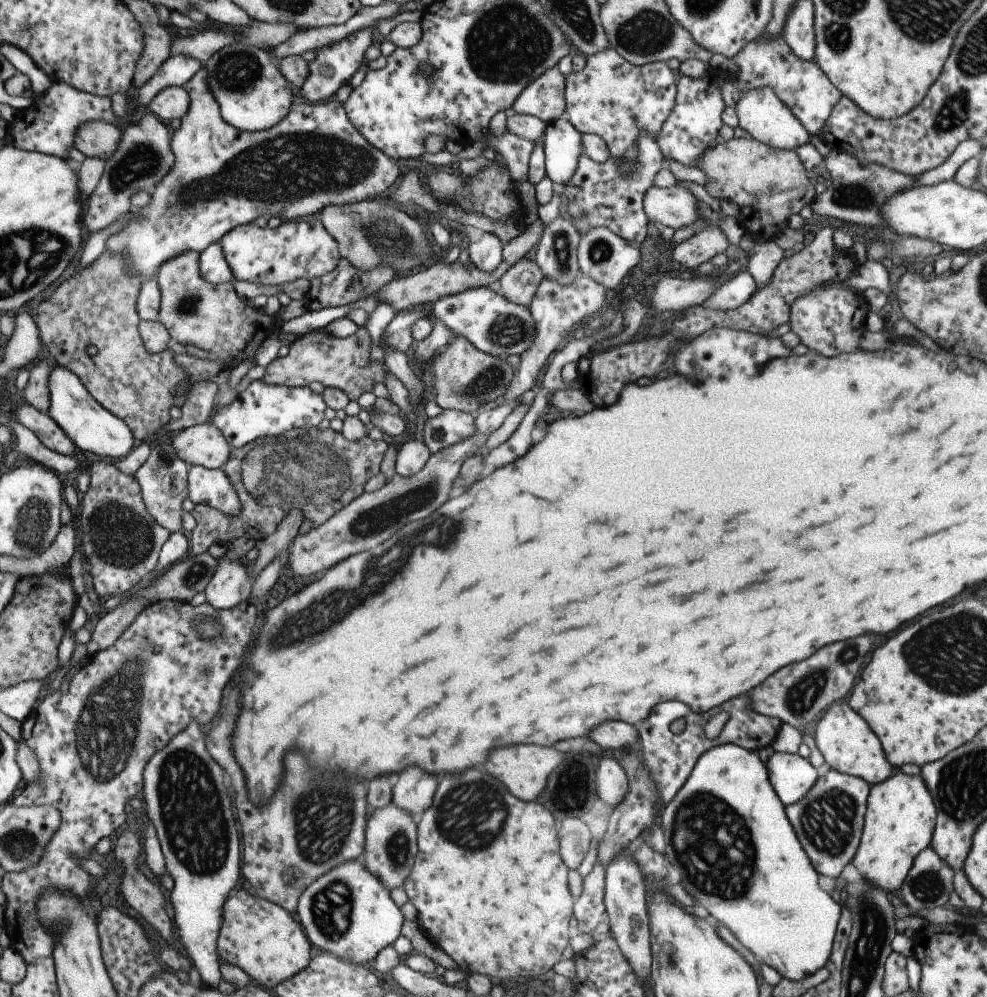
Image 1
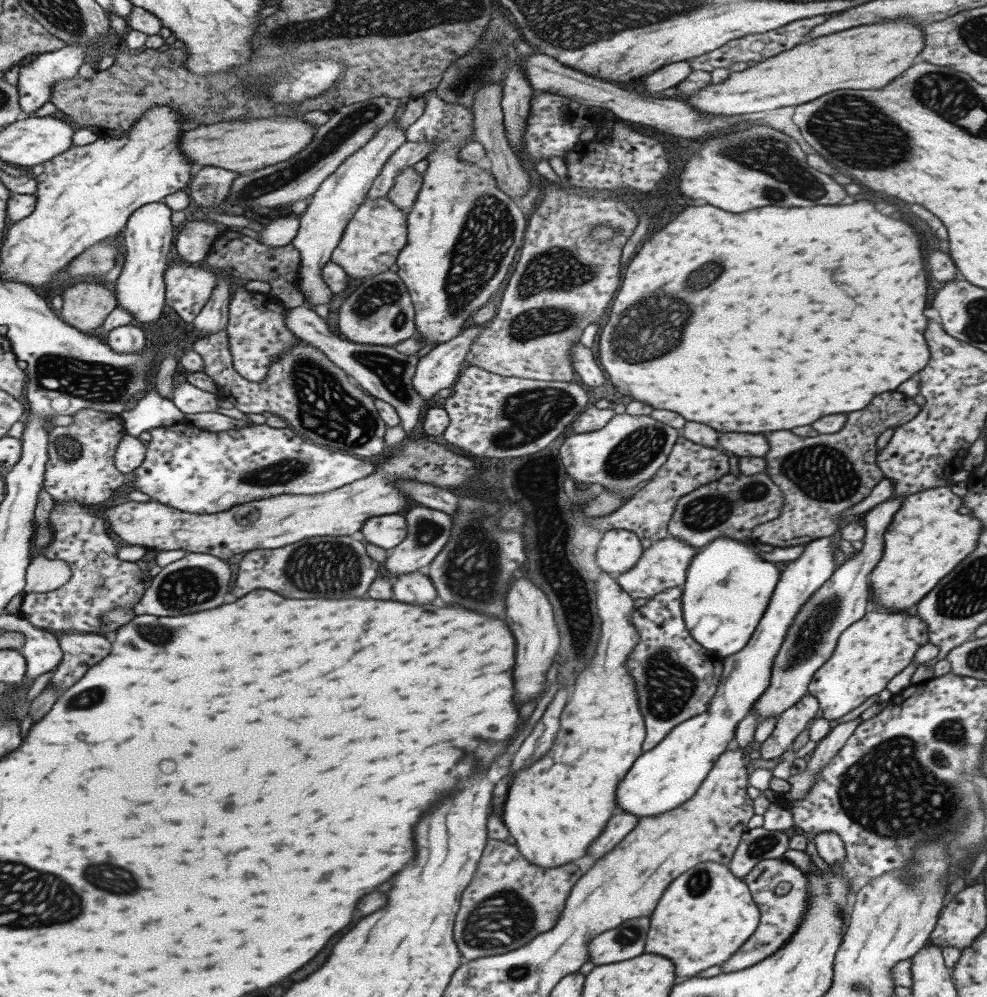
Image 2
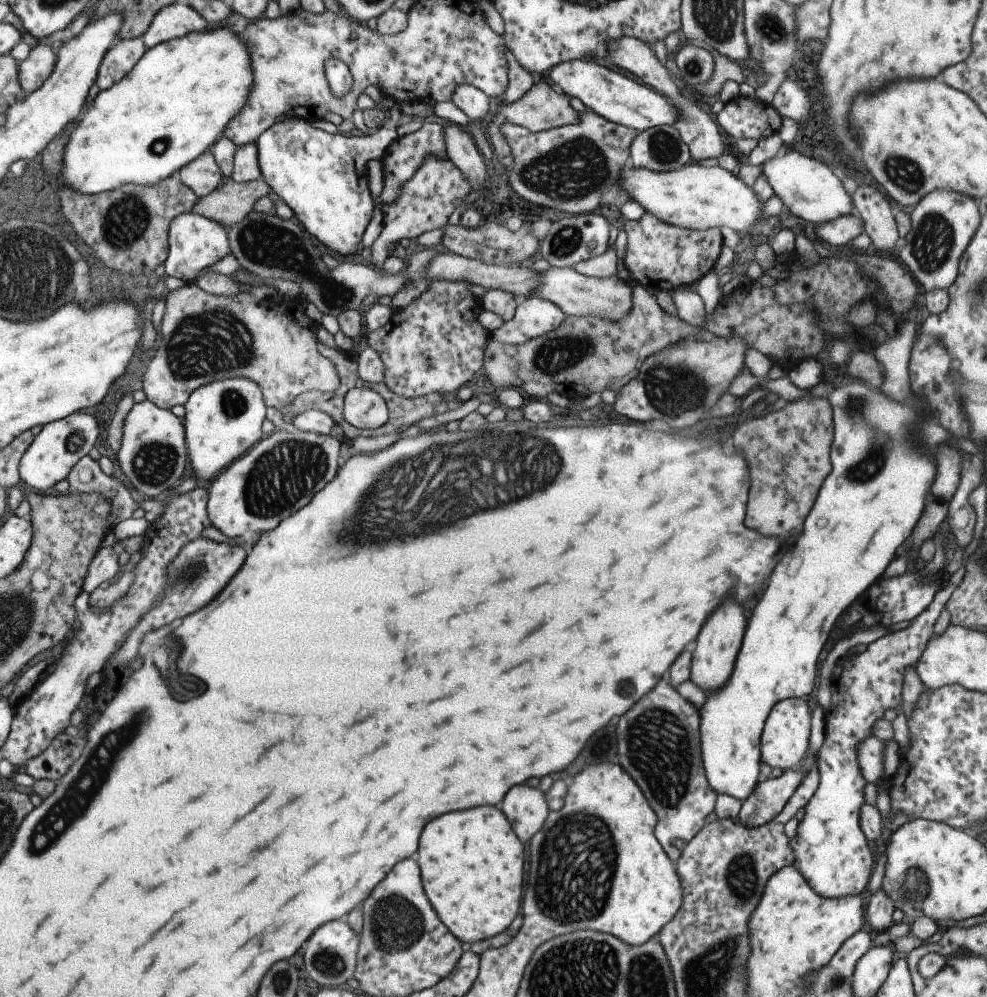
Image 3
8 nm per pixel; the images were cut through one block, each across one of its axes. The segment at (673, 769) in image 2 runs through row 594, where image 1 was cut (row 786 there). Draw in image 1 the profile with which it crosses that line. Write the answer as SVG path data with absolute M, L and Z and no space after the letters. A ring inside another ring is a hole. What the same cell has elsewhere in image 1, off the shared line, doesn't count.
M775 751L765 764L770 784L784 807L802 800L820 778L821 770L814 768L809 759L802 758L797 753L784 754Z

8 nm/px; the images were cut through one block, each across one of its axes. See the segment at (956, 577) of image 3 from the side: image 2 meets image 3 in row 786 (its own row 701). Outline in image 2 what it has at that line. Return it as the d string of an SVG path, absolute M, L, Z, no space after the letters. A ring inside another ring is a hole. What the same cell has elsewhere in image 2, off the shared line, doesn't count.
M871 608L839 636L832 656L814 673L808 694L815 696L822 719L832 724L858 708L867 698L885 691L887 684L913 662L916 651L929 643L928 625L918 615Z

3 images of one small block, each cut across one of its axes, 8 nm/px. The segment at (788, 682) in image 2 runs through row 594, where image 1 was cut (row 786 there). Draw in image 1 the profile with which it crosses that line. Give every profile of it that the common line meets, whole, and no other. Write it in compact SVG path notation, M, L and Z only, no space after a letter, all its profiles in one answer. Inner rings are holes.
M823 769L814 788L798 803L786 807L786 816L818 874L839 878L844 867L853 862L864 828L870 788L862 778Z

